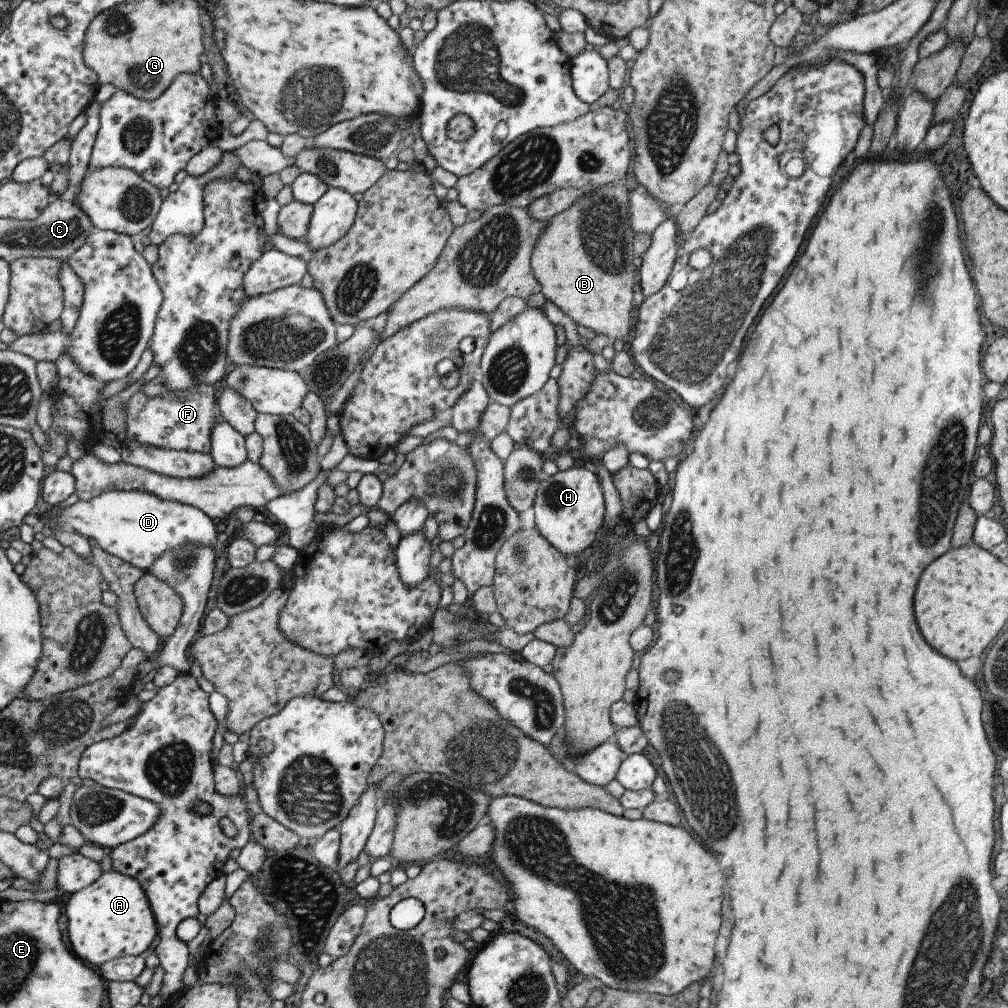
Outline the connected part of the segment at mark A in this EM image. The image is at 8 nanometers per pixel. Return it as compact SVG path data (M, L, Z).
M108 871L89 886L64 900L67 936L72 951L96 969L121 955L138 955L147 950L157 933L155 918L140 884L125 874Z

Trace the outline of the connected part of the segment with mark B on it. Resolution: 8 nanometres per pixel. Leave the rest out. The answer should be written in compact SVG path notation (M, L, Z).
M622 181L599 185L586 185L585 190L593 188L583 198L575 200L569 208L553 214L545 220L545 230L539 234L535 246L531 248L531 276L541 286L544 298L553 302L573 320L576 325L585 326L611 341L626 341L630 337L634 313L638 303L633 300L633 288L637 286L637 270L633 267L632 234L629 226L627 196L629 191Z

